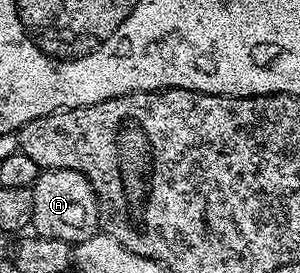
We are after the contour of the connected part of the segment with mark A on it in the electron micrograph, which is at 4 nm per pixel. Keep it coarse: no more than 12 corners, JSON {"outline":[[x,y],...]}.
{"outline":[[41,170],[31,191],[39,237],[75,244],[101,229],[82,172]]}

